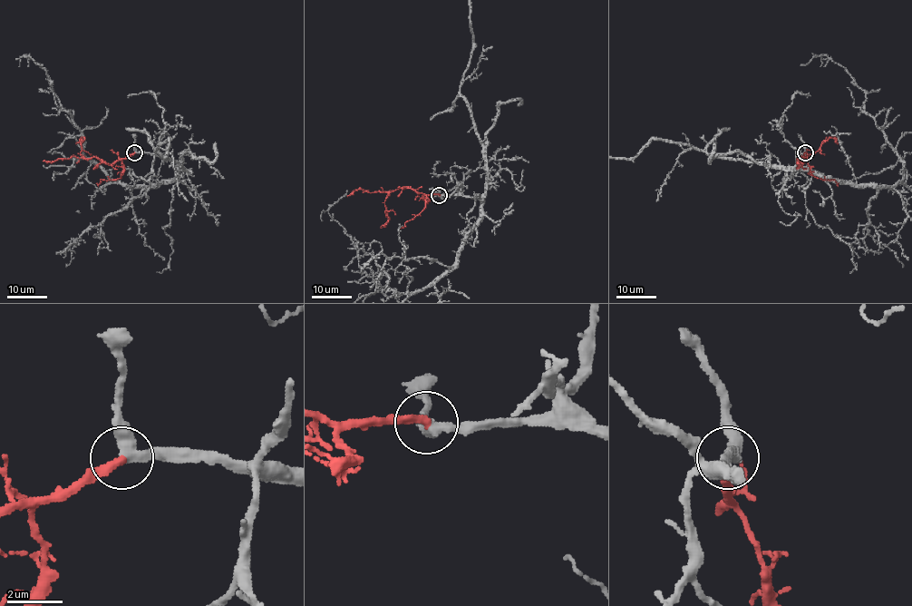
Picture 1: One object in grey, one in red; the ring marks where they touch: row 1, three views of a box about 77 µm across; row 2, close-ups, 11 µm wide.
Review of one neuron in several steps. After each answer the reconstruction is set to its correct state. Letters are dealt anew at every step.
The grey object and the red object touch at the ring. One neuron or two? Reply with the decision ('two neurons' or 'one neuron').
one neuron

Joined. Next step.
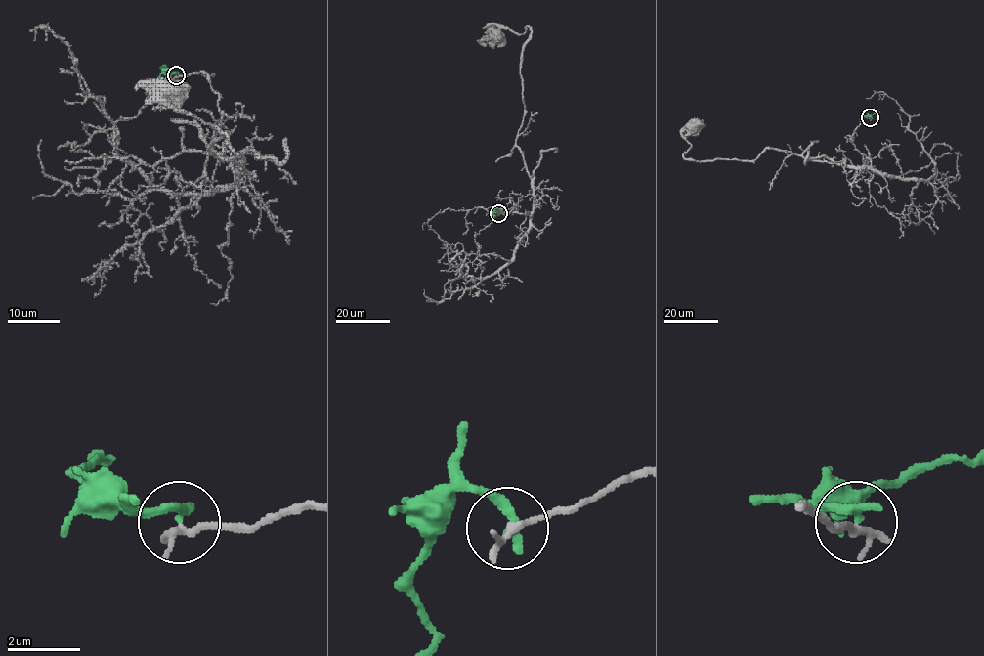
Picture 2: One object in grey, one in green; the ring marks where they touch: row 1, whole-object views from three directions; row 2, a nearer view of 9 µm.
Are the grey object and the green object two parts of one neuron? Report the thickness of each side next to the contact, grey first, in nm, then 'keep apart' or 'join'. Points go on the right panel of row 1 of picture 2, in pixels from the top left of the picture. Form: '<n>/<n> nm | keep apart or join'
170/300 nm | keep apart

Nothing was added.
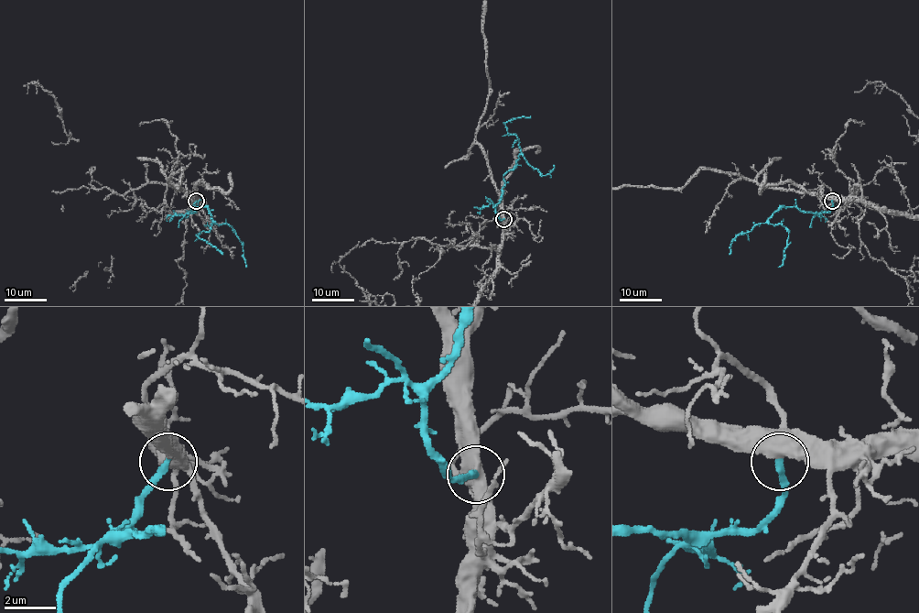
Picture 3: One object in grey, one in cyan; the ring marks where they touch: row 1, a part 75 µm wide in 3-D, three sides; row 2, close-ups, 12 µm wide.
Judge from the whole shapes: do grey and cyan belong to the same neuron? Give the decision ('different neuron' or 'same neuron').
same neuron

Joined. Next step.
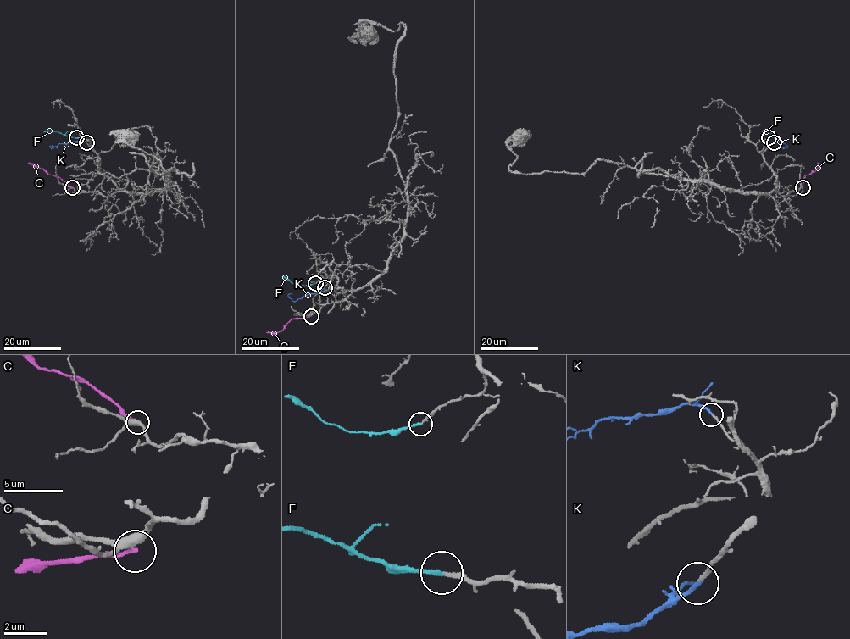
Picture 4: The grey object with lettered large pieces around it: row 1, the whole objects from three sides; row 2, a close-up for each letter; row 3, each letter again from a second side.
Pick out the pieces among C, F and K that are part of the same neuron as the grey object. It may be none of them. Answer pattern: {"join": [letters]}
{"join": ["F", "K"]}

